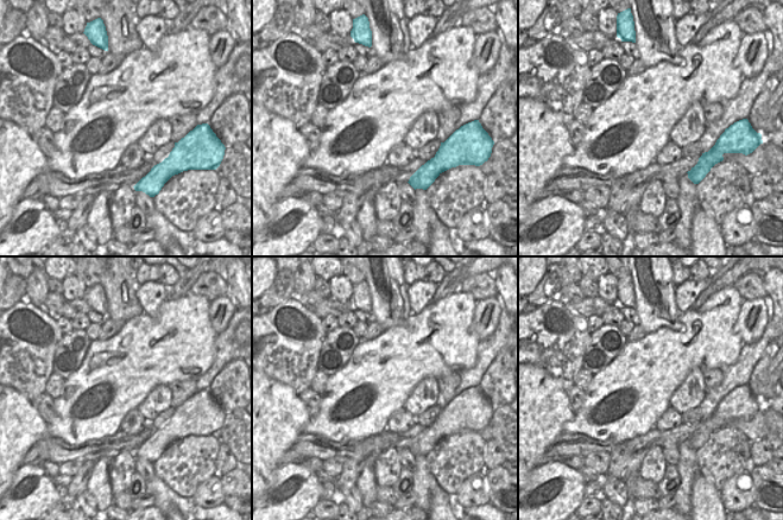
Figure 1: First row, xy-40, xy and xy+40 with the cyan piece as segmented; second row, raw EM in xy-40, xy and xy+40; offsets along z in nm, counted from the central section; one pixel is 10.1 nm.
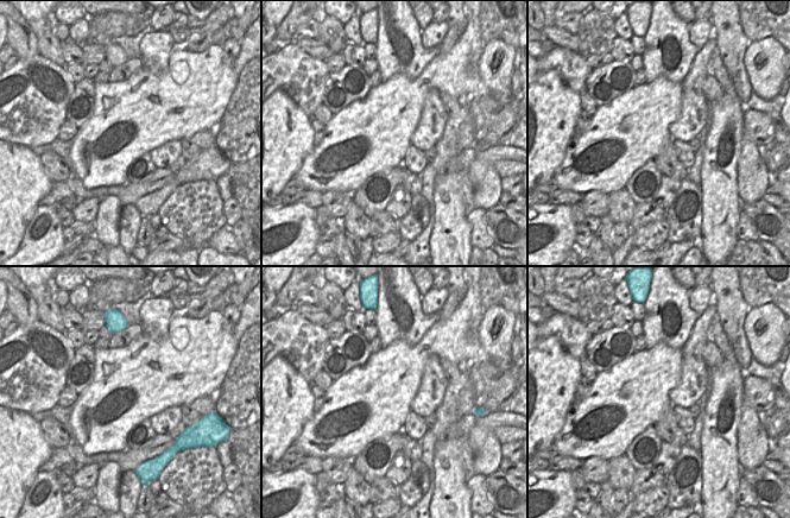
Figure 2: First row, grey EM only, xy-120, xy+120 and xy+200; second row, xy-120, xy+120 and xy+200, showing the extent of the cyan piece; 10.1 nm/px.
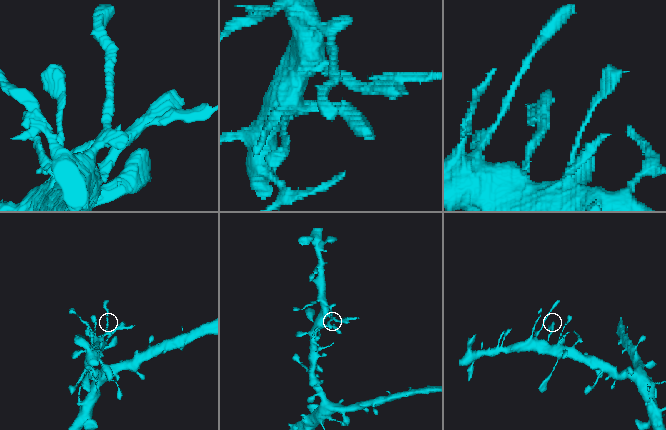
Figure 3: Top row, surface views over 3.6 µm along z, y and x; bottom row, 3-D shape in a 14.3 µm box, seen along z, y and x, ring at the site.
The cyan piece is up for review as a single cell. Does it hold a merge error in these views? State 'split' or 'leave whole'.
split

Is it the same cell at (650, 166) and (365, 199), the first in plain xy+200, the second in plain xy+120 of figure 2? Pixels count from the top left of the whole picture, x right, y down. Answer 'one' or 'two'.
one

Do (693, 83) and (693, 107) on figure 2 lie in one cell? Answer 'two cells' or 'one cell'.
one cell

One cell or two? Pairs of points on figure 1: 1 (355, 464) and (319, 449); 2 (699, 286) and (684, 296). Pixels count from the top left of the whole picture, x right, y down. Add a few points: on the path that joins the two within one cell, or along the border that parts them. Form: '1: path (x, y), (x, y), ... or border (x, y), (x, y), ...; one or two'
1: path (346, 455), (342, 451), (328, 449); one
2: path (695, 287), (688, 292); one

